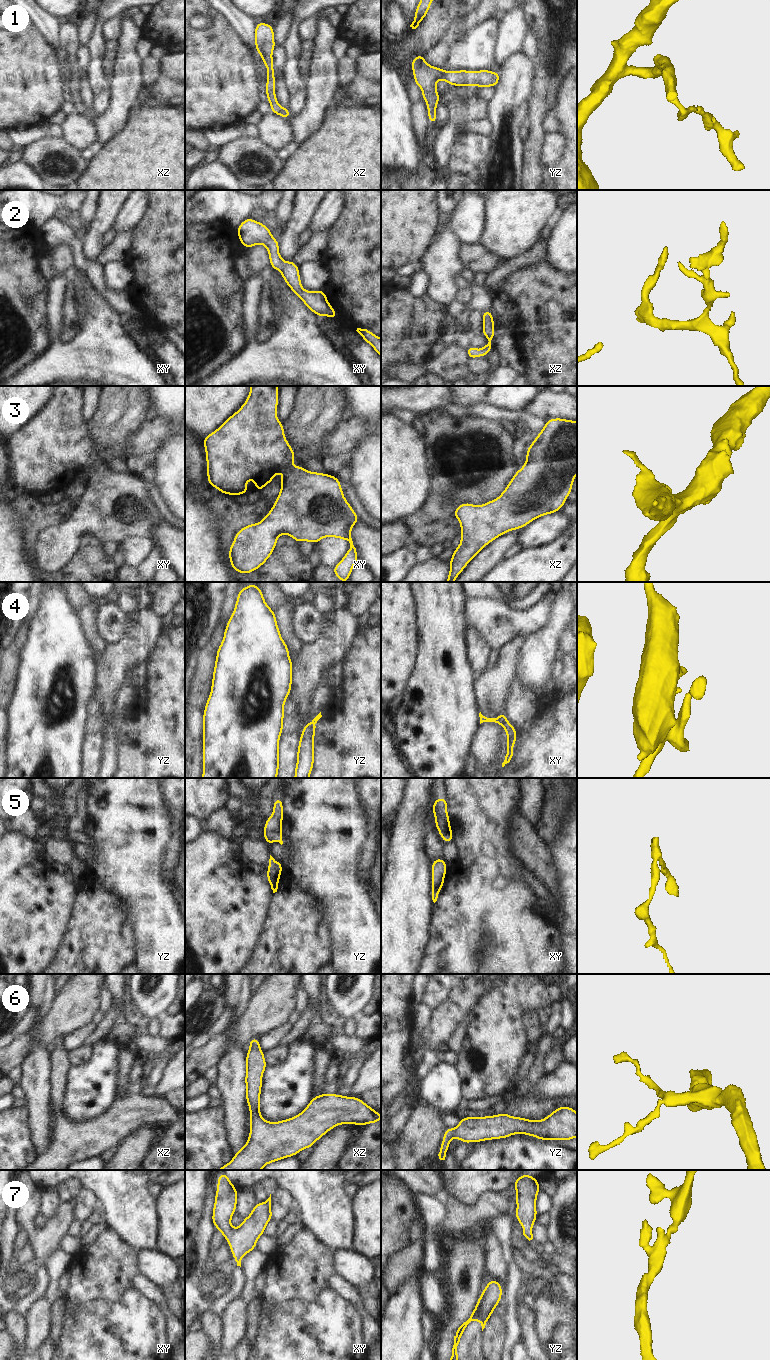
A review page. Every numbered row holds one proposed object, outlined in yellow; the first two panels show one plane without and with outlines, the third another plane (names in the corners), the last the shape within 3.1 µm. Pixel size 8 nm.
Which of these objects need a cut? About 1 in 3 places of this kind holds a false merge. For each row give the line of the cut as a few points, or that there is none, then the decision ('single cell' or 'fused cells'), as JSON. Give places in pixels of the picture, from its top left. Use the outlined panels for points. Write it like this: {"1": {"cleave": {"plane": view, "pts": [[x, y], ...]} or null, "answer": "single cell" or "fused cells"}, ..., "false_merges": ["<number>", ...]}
{"1": {"cleave": null, "answer": "single cell"}, "2": {"cleave": null, "answer": "single cell"}, "3": {"cleave": null, "answer": "single cell"}, "4": {"cleave": null, "answer": "single cell"}, "5": {"cleave": null, "answer": "single cell"}, "6": {"cleave": null, "answer": "single cell"}, "7": {"cleave": null, "answer": "single cell"}, "false_merges": []}

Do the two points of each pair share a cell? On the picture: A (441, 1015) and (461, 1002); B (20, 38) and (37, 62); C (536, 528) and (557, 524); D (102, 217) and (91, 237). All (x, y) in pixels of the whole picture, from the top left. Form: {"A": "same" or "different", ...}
{"A": "same", "B": "same", "C": "same", "D": "same"}

